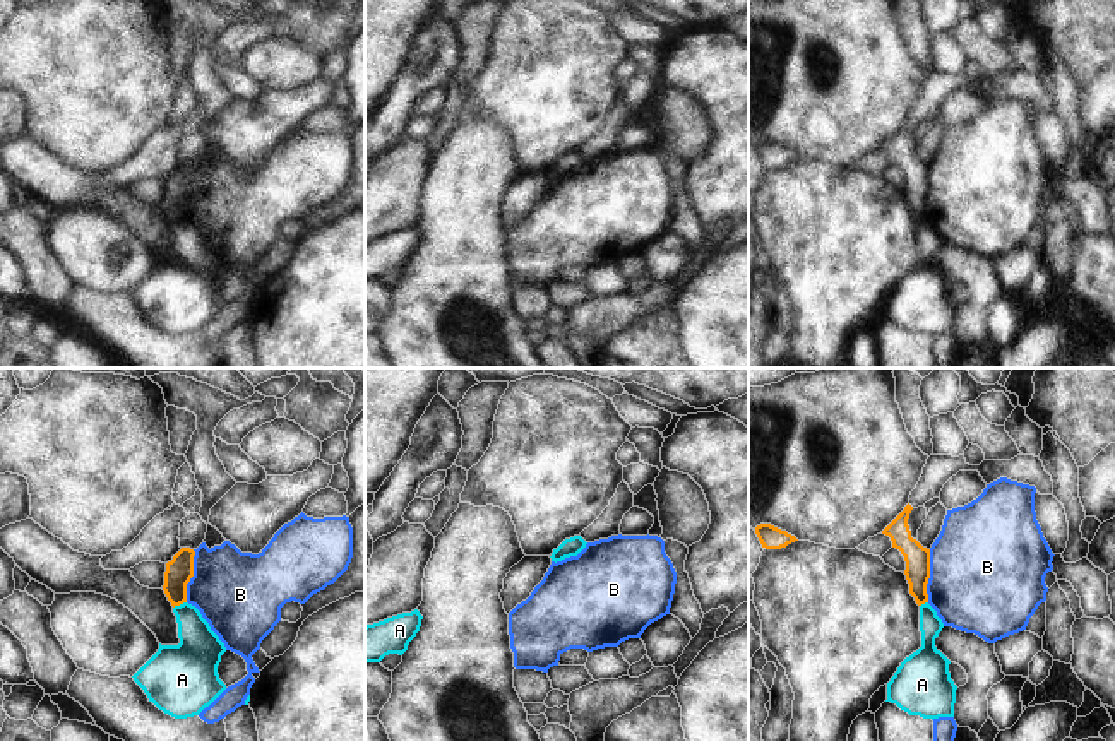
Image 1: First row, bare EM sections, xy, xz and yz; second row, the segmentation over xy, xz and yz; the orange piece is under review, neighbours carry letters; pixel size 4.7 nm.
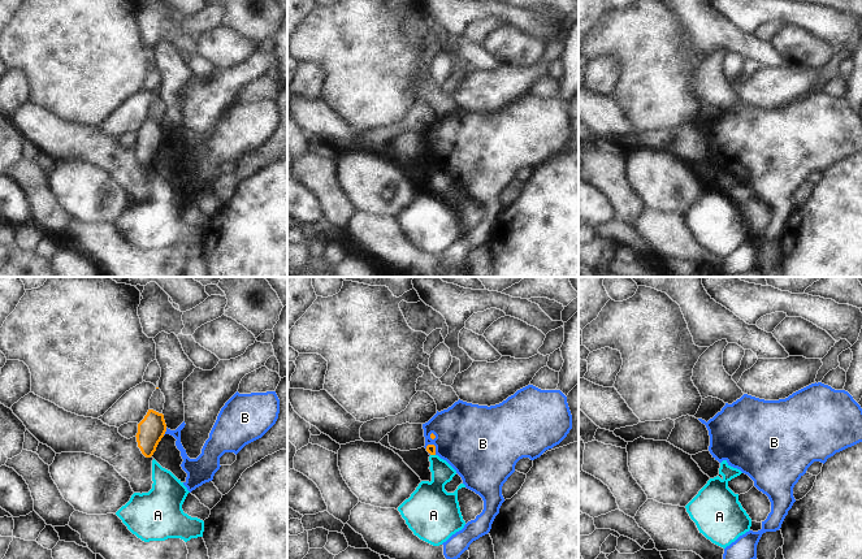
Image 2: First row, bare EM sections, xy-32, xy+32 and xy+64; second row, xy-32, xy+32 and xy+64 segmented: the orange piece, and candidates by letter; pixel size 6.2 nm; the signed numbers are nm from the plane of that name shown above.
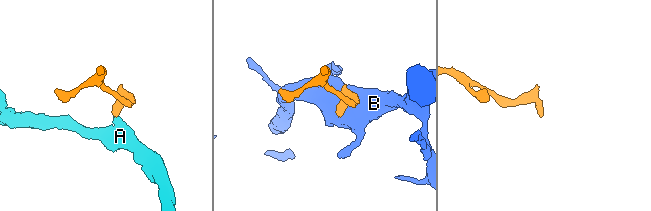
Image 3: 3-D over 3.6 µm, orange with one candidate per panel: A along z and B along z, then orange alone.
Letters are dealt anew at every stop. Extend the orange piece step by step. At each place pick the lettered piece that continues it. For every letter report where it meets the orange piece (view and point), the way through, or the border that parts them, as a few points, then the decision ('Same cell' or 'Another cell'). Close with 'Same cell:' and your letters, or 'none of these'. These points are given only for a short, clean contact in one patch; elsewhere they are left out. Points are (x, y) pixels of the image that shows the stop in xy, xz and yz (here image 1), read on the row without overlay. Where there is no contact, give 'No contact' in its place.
A: Touches orange at xy (178, 221). Boundary: xy (185, 218), (173, 225). Another cell
B: Touches orange at xy (192, 192). Boundary: xy (194, 166), (194, 192), (187, 201), (185, 218). Another cell
Same cell: none of these.

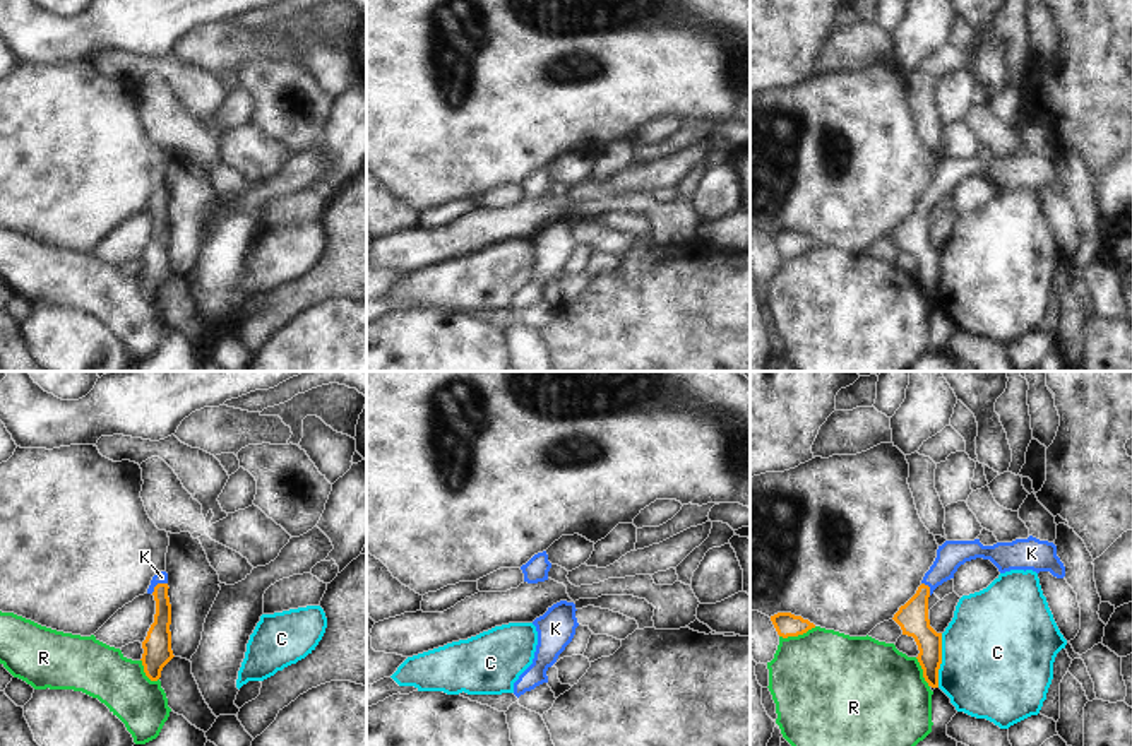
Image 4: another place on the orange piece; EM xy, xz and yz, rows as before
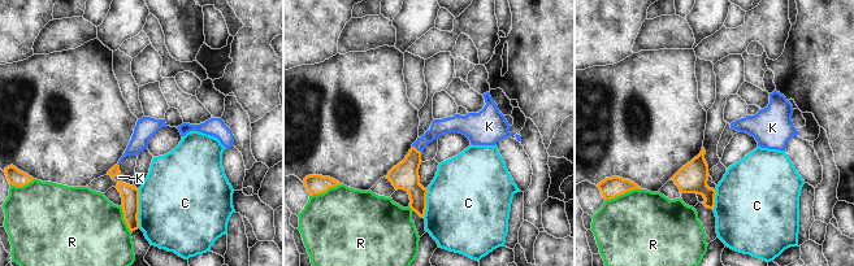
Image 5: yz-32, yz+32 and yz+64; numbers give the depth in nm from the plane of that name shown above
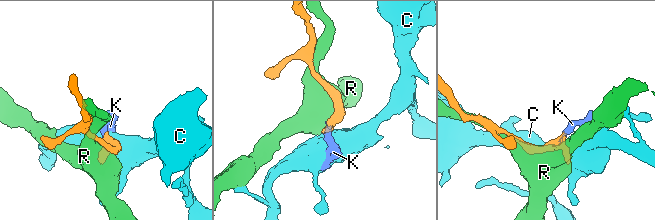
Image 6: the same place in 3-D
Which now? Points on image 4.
C: Touches orange at yz (941, 278). Boundary: yz (942, 250), (942, 279), (937, 303). Another cell
K: Touches orange at xy (158, 201). Path across: xy (158, 254), (161, 242), (158, 201), (161, 194). Same cell
R: Touches orange at yz (797, 252). Another cell
Same cell: K.

